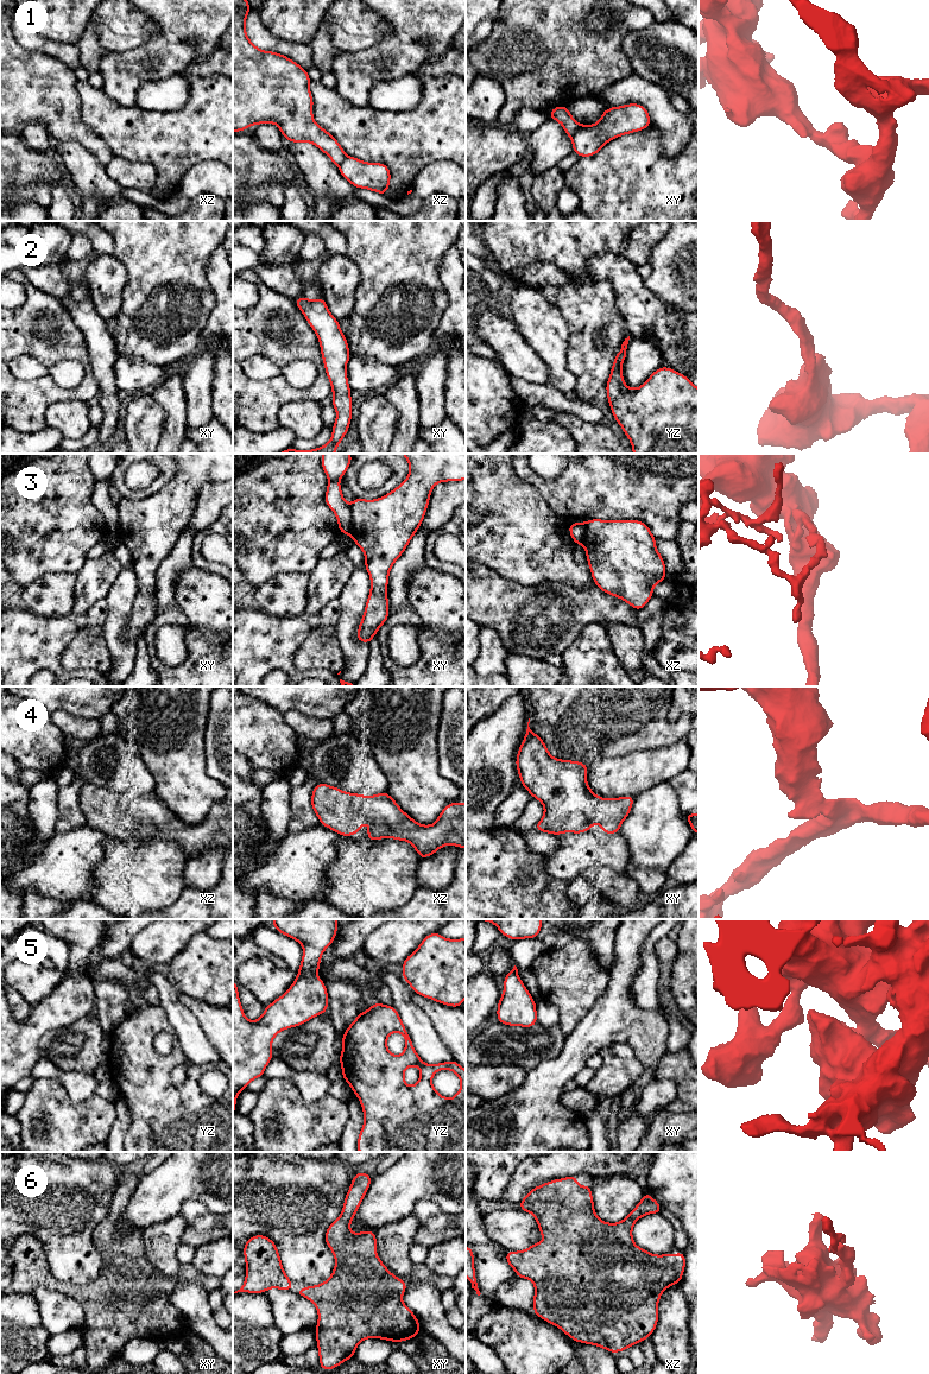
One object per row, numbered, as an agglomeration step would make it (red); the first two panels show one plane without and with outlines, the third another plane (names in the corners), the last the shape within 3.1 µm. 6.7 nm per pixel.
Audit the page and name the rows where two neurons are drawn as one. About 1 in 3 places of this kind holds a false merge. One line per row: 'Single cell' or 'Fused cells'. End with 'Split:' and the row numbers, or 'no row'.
1: Fused cells
2: Single cell
3: Fused cells
4: Single cell
5: Single cell
6: Single cell
Split: 1, 3

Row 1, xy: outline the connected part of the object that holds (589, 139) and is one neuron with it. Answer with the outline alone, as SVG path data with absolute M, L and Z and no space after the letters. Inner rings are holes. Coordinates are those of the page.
M628 103L605 109L595 125L580 125L574 134L573 152L580 157L593 157L609 140L645 129L651 125L643 105Z

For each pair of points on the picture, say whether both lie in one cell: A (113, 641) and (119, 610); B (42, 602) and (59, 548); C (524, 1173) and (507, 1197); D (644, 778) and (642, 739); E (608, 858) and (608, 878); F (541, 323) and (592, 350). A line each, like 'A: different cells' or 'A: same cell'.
A: same cell
B: different cells
C: same cell
D: different cells
E: different cells
F: different cells

